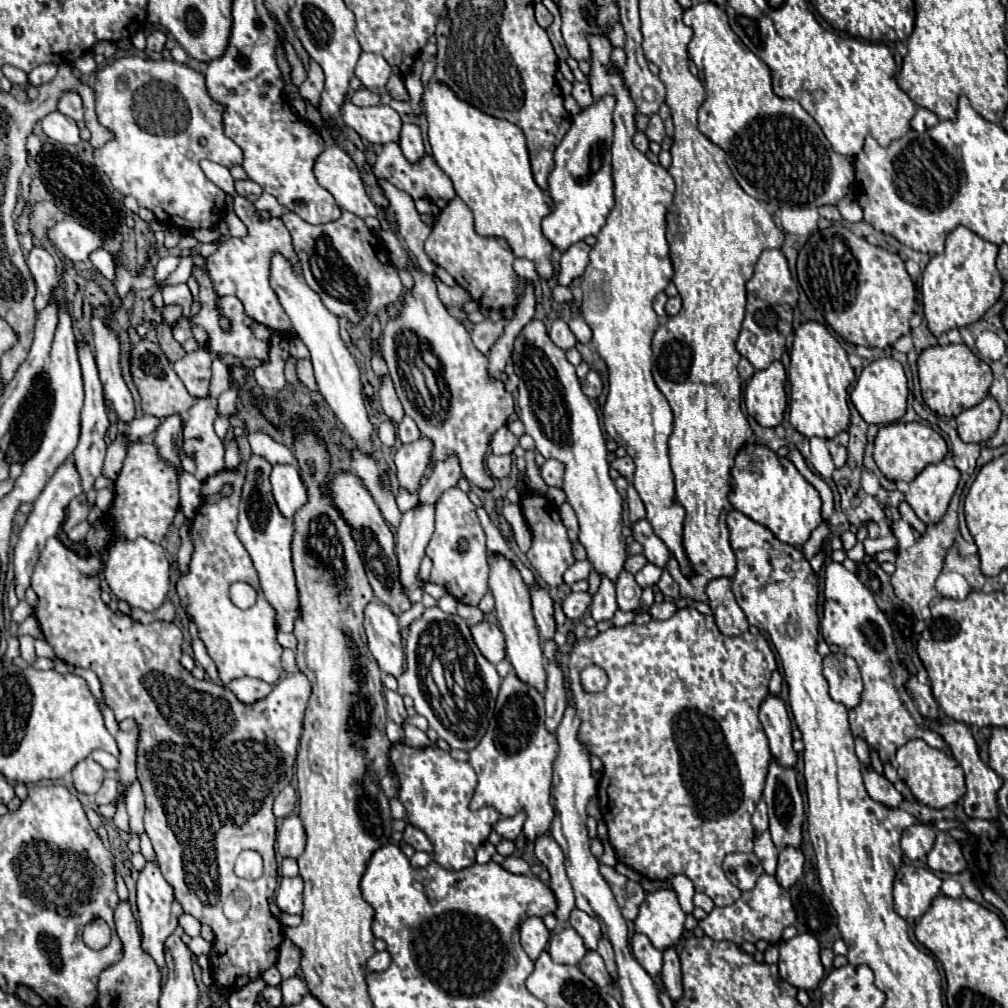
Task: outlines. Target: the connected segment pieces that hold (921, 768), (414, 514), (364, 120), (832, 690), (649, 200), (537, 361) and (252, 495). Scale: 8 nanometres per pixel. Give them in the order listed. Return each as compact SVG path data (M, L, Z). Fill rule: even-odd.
M909 740L901 748L897 748L893 766L897 768L899 778L911 788L913 796L925 806L945 808L965 796L965 774L961 772L961 764L957 764L953 756L931 748L923 740Z
M417 504L413 510L403 514L397 528L397 558L401 568L403 588L409 590L417 578L419 564L425 556L425 548L433 534L433 514L435 508L427 504Z
M347 94L341 106L341 118L371 144L387 144L399 140L401 118L391 106L359 108L351 102L351 94Z
M845 654L825 656L823 676L829 682L829 694L835 702L845 704L847 710L853 710L861 702L863 680L859 674L859 666L853 658Z
M589 36L589 42L593 54L589 76L593 96L617 96L617 106L613 112L615 140L611 146L615 206L597 234L597 244L591 250L591 262L583 274L581 312L587 326L593 330L591 348L601 354L609 370L609 396L603 406L605 430L615 442L621 442L633 458L637 466L633 486L645 504L647 520L677 558L681 572L691 576L691 566L681 546L685 510L675 502L673 472L667 452L667 440L673 430L673 414L651 374L651 338L659 326L653 300L667 288L673 276L669 244L665 240L665 212L673 202L675 182L663 166L651 164L647 156L631 144L635 134L635 104L629 98L621 74L609 72L609 40L605 36Z
M533 320L525 326L521 336L515 340L513 350L515 374L519 376L519 408L521 408L521 422L525 424L527 434L535 440L535 448L545 458L555 458L565 464L565 478L563 478L563 492L567 494L567 502L573 506L577 520L579 520L579 542L587 552L587 560L591 562L593 570L599 576L609 576L609 580L617 582L619 572L627 560L627 542L621 534L621 496L615 488L615 482L609 478L609 462L607 462L607 448L605 438L601 434L599 418L595 408L591 406L589 398L581 392L581 384L575 376L575 368L567 362L565 352L557 348L551 338L547 336L545 324L541 320Z
M251 456L251 460L247 462L245 486L243 486L241 506L239 506L237 538L241 540L241 544L247 548L249 556L253 558L255 570L261 580L261 590L267 602L275 610L275 628L281 632L291 633L297 620L297 612L299 612L297 582L295 582L293 564L291 564L293 520L285 520L285 516L281 516L271 494L269 472L271 472L271 464L261 456Z

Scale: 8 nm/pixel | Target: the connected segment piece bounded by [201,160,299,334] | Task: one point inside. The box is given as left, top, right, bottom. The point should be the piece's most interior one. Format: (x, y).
(240, 267)

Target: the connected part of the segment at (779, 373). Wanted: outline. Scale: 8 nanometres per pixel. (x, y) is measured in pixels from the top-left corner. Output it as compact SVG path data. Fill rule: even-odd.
M777 360L771 362L765 370L757 370L753 378L747 382L745 406L747 412L761 426L775 428L783 420L783 412L787 408L785 380L787 380L785 368Z

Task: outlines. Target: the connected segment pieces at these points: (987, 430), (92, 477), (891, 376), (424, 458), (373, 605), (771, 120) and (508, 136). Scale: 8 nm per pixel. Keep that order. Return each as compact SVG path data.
M987 396L983 398L981 404L963 410L955 420L961 440L969 444L981 444L987 442L997 432L997 424L1001 420L1001 408L991 396Z
M79 342L78 356L79 362L81 362L81 372L83 372L83 384L85 384L85 404L81 410L81 438L79 438L79 444L71 456L73 456L73 462L79 470L83 492L87 492L93 488L93 482L97 480L97 476L101 476L101 468L103 468L103 460L105 460L105 452L107 452L105 436L107 436L109 420L107 420L107 412L105 412L103 386L101 386L99 374L97 374L95 356L93 356L91 346L87 342Z
M879 358L879 360L873 360L867 368L863 368L849 396L857 412L863 416L867 424L891 424L905 416L907 394L909 394L909 388L907 388L907 376L903 372L903 366L893 358Z
M419 438L413 444L403 444L395 454L395 472L399 486L411 494L417 494L419 480L431 462L431 442Z
M373 598L365 608L365 632L367 632L367 644L377 660L379 668L395 678L403 672L405 652L403 642L397 626L397 618L393 612L381 604L377 598Z
M699 2L683 12L683 22L693 30L689 56L695 62L707 92L707 98L699 108L699 130L727 154L727 166L737 184L749 196L763 202L773 202L781 208L819 208L825 204L837 204L845 198L855 182L853 160L831 148L817 122L801 108L799 102L779 98L771 90L771 74L767 64L743 46L727 22L725 10L713 2Z
M435 80L425 90L421 102L429 120L427 134L429 134L429 144L437 160L437 166L451 178L457 196L471 208L475 216L475 232L485 238L491 238L491 236L503 238L517 258L531 260L535 264L537 274L543 280L549 280L555 272L551 262L551 254L555 248L553 244L549 244L549 240L545 240L541 232L541 220L549 214L549 204L553 204L553 200L549 200L549 194L545 194L533 180L529 150L527 150L521 128L517 128L507 120L487 116L481 110L469 106L467 102L461 102L447 86Z

